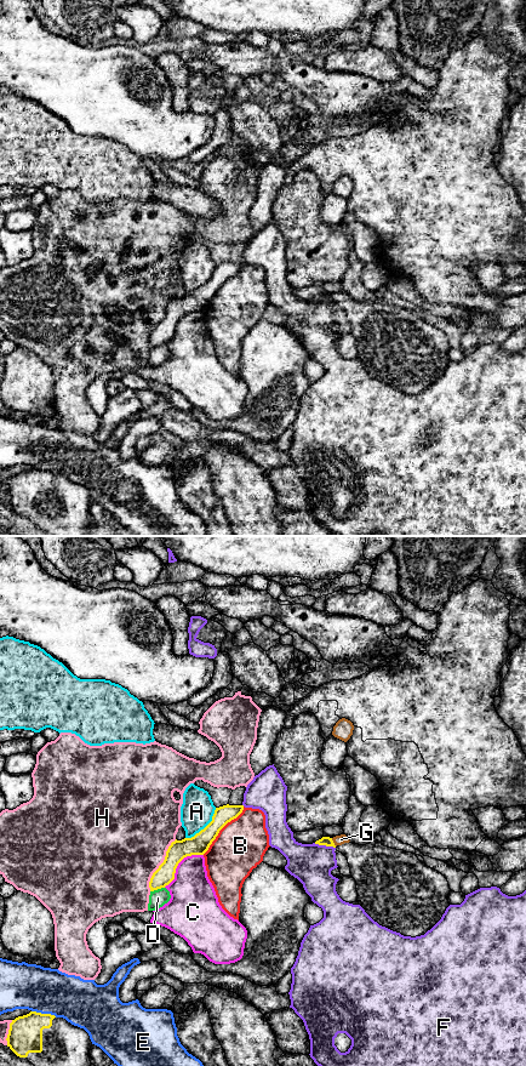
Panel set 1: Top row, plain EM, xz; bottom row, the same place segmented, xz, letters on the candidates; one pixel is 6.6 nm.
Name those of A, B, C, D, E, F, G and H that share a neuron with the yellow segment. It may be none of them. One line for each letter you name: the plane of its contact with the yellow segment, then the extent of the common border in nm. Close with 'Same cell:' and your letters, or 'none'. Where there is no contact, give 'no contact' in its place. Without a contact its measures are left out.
Same cell: none

